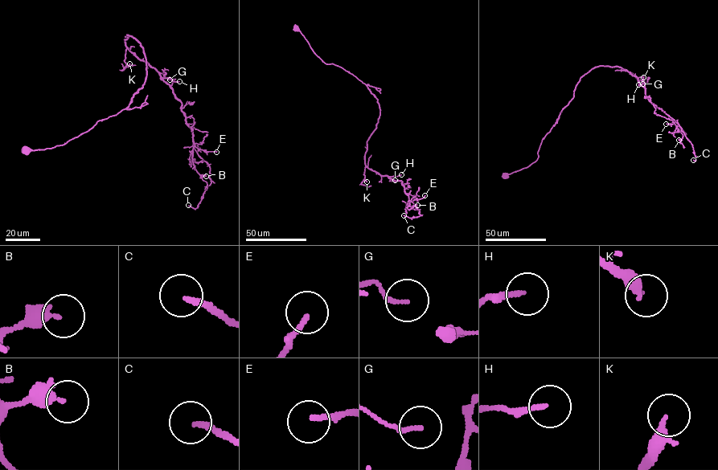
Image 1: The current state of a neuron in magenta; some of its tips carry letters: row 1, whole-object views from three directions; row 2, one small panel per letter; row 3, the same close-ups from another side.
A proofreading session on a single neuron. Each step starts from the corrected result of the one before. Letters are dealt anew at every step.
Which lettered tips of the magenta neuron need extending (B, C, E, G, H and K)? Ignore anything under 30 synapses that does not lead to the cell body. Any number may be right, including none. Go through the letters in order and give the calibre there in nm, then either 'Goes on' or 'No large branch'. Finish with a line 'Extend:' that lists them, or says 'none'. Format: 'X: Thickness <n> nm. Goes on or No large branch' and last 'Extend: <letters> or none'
B: Thickness 320 nm. No large branch
C: Thickness 190 nm. No large branch
E: Thickness 180 nm. No large branch
G: Thickness 120 nm. No large branch
H: Thickness 170 nm. No large branch
K: Thickness 200 nm. No large branch
Extend: none

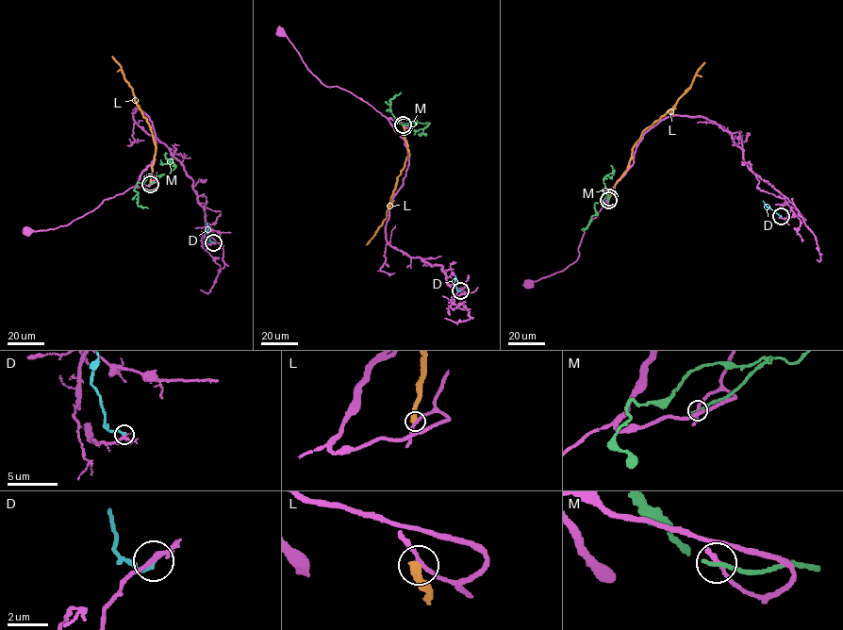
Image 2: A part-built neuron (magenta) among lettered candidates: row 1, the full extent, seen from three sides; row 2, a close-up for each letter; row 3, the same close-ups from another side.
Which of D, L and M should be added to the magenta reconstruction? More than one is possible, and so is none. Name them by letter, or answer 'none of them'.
none of them

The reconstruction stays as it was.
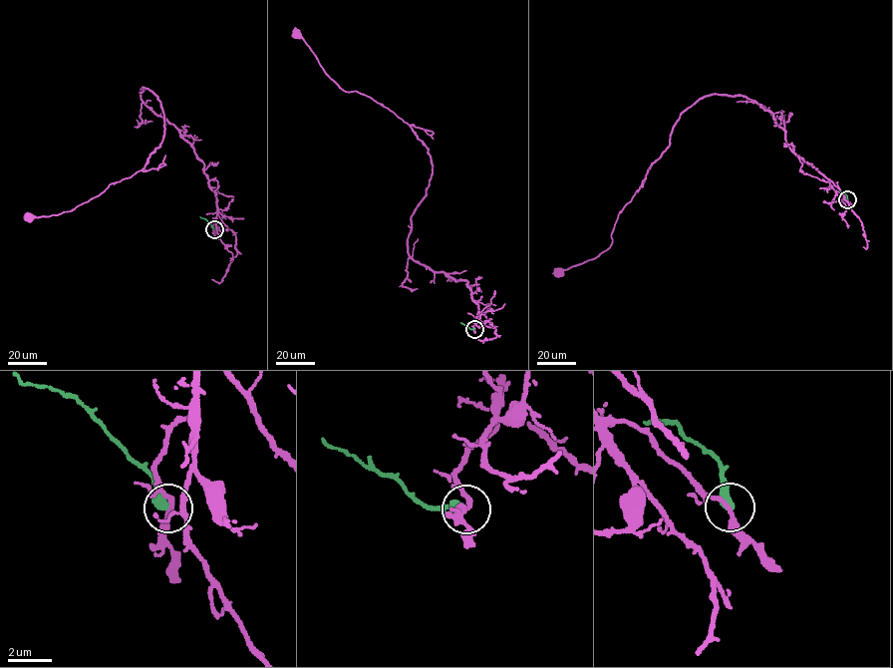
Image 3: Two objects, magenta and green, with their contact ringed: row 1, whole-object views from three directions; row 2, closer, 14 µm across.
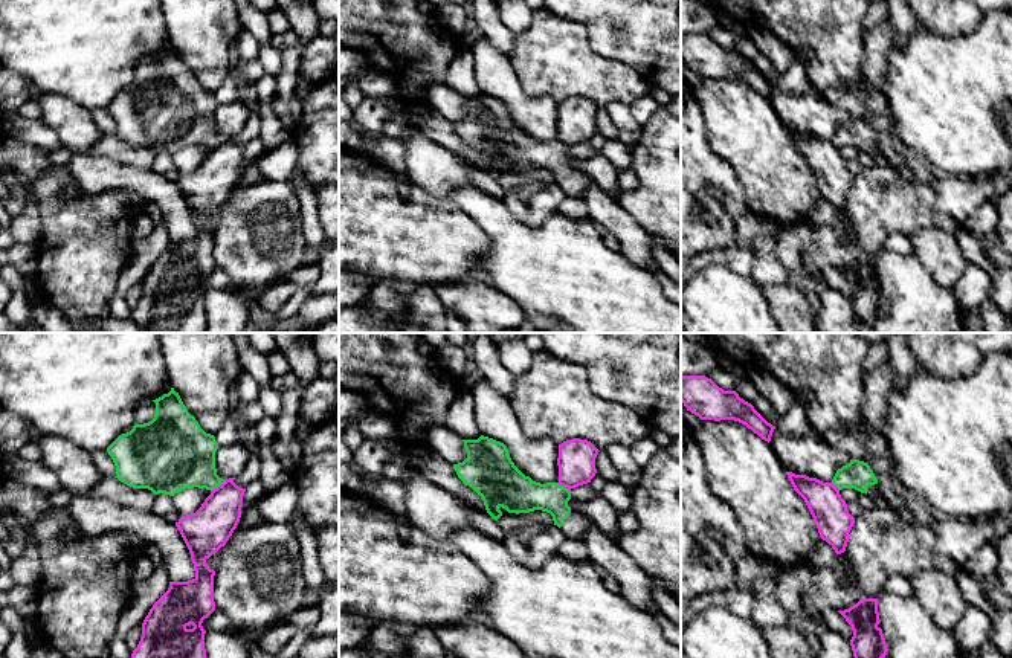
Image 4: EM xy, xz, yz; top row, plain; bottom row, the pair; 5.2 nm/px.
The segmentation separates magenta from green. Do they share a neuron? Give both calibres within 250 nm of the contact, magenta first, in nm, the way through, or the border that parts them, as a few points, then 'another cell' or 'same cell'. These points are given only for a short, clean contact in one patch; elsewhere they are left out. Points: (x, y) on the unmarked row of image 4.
240 nm thick on the magenta side, 360 nm on the other; border along xy (225, 138), (211, 148); another cell

